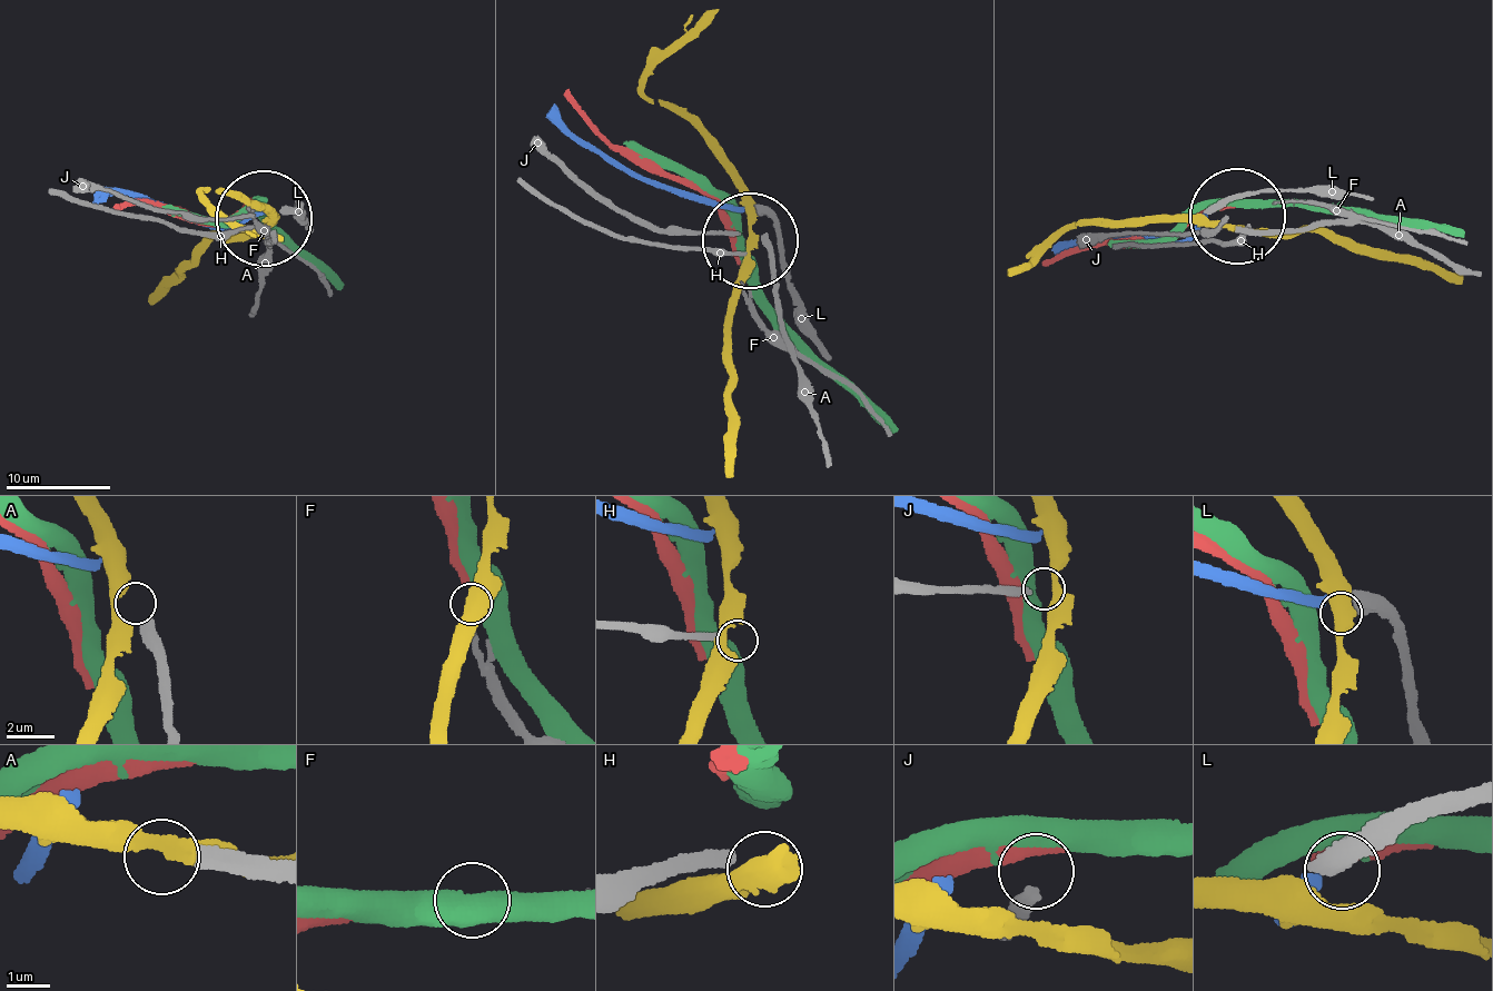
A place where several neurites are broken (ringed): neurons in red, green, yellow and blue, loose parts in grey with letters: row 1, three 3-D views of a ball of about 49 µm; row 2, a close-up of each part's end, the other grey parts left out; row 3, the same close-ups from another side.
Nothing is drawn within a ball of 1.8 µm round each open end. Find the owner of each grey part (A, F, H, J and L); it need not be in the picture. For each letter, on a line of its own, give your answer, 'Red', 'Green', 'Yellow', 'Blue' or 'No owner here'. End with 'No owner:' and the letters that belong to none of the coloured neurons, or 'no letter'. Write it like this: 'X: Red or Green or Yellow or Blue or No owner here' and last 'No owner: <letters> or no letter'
A: No owner here
F: Red
H: No owner here
J: No owner here
L: Blue
No owner: A, H, J

